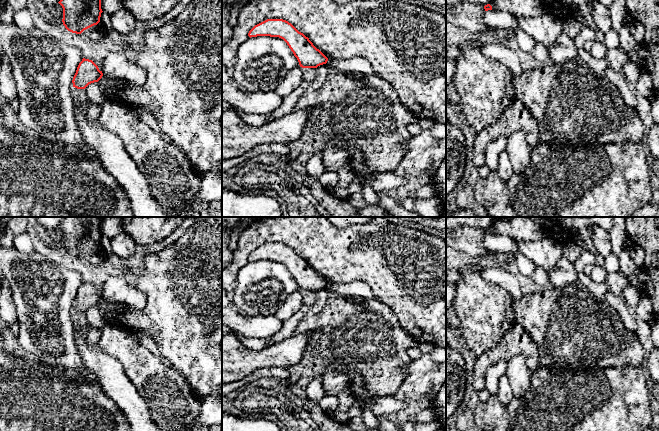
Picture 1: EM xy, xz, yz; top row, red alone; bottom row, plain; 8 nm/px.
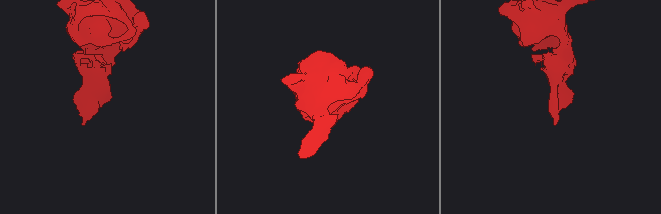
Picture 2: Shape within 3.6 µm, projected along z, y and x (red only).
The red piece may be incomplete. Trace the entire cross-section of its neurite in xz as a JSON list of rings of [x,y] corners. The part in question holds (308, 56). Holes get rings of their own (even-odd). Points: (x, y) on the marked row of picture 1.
[[[267,19],[255,25],[249,31],[248,36],[250,38],[270,36],[283,39],[302,68],[317,68],[328,61],[328,58],[313,45],[308,37],[283,19]]]

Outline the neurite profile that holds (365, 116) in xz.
[[[327,66],[328,74],[317,102],[309,111],[310,117],[305,123],[302,135],[287,144],[289,150],[284,161],[297,173],[307,175],[306,166],[311,156],[315,153],[323,154],[327,146],[336,145],[349,152],[349,164],[357,178],[370,178],[376,174],[392,172],[405,153],[406,142],[412,137],[408,126],[418,123],[418,118],[401,103],[396,90],[384,79],[376,75],[351,78],[345,72]]]

